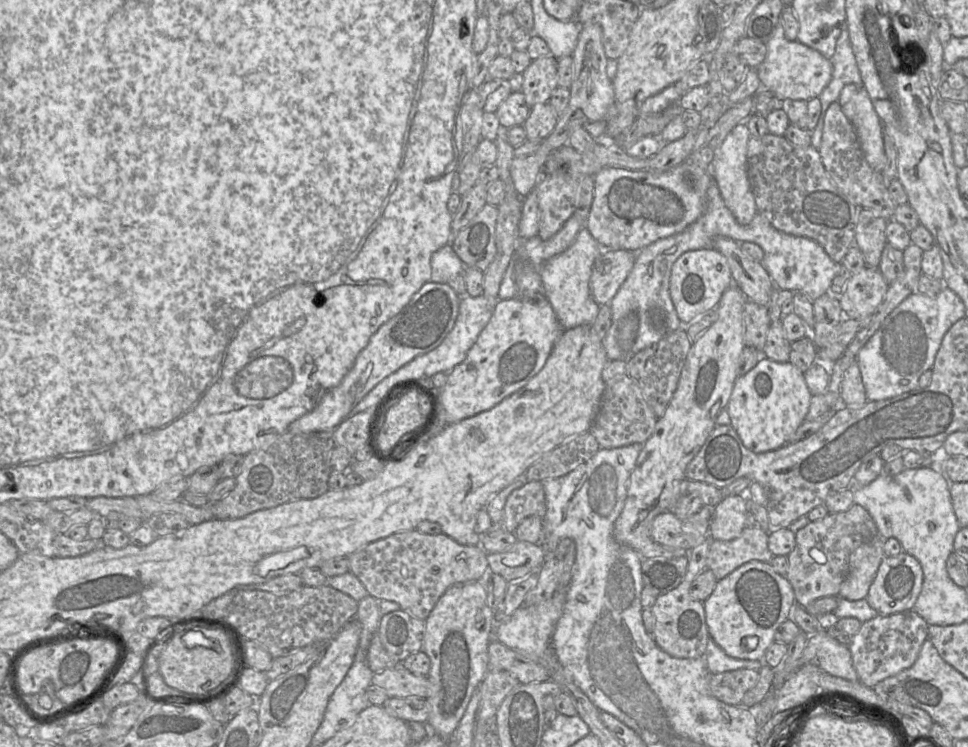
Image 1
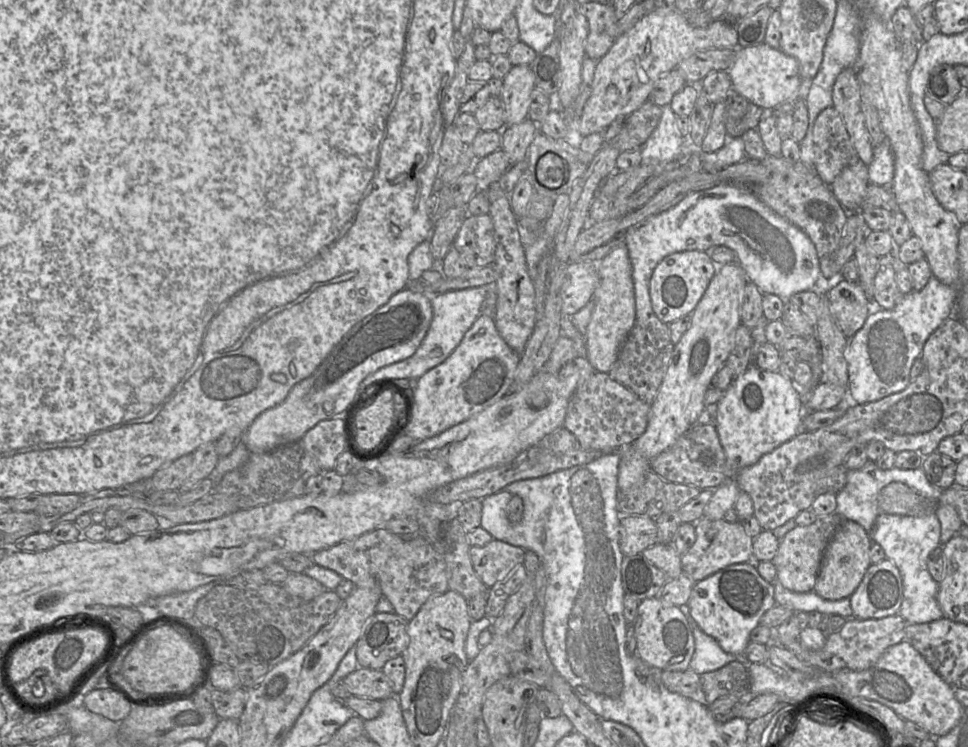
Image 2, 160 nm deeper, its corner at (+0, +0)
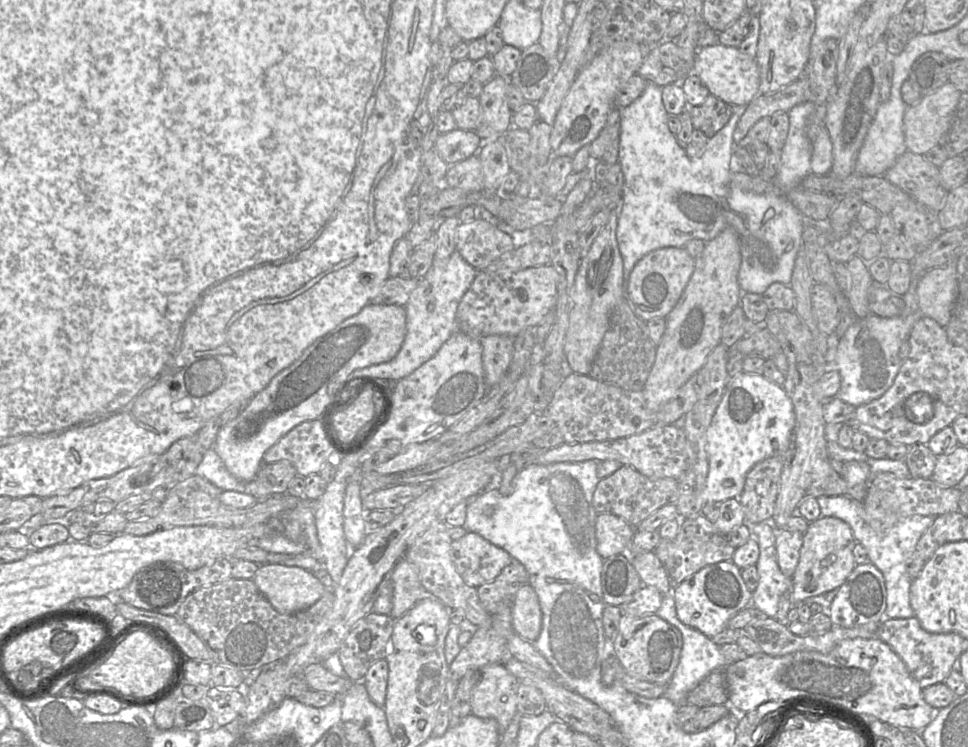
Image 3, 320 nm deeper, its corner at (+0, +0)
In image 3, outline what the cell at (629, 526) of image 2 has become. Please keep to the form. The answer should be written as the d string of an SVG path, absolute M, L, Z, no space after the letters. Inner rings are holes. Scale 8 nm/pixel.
M610 513L598 514L595 524L597 552L603 558L623 553L631 544L635 527Z

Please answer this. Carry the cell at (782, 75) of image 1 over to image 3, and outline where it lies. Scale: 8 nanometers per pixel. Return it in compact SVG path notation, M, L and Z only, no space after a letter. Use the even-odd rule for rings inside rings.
M719 43L698 48L692 74L697 75L707 87L710 95L732 105L747 105L758 96L760 75L755 57L742 53L738 47L724 46Z

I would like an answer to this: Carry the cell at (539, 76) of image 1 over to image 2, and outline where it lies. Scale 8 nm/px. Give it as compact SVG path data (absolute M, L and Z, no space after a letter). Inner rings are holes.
M529 65L513 66L502 80L503 88L499 97L504 106L506 126L518 124L528 118L530 94L535 89L534 74Z

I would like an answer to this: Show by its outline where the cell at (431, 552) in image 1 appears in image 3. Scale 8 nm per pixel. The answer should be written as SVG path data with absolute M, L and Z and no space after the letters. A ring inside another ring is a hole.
M405 558L394 568L391 582L393 585L391 616L394 619L402 617L420 600L430 597L421 584L418 568Z

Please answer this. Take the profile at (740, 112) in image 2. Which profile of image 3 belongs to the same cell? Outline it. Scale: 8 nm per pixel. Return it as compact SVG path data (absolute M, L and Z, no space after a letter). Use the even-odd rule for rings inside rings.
M709 95L700 106L686 106L686 110L689 111L694 129L711 138L729 121L733 106L716 96Z

